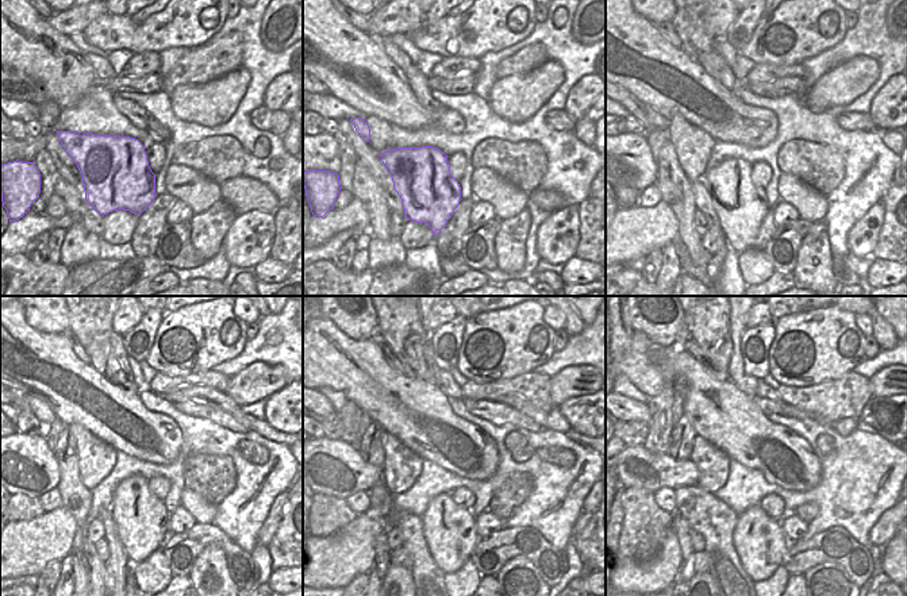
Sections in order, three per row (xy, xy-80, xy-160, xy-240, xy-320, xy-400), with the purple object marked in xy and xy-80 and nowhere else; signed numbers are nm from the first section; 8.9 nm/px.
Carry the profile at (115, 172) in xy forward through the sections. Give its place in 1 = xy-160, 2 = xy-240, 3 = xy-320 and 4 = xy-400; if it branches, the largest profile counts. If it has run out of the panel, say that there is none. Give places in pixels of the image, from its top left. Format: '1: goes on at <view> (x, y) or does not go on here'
1: goes on at xy-160 (740, 204)
2: goes on at xy-240 (141, 518)
3: goes on at xy-320 (449, 530)
4: goes on at xy-400 (758, 541)

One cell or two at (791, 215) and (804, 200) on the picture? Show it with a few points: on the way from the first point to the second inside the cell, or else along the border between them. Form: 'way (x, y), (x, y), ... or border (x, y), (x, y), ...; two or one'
border (780, 199), (790, 203), (799, 216); two

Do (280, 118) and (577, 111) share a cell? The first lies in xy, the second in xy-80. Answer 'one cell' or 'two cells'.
two cells

